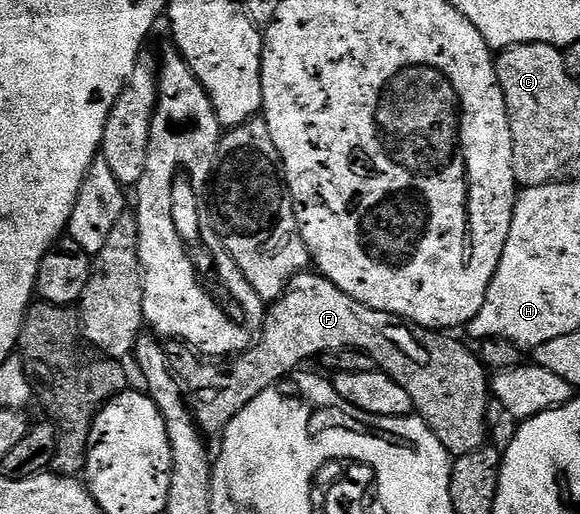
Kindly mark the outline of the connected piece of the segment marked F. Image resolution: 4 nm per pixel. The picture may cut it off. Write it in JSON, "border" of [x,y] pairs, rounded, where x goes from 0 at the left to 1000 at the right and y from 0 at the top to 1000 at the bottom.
{"border":[[[528,529],[509,535],[498,547],[498,558],[488,568],[484,582],[459,601],[457,625],[450,630],[450,648],[443,652],[443,663],[428,681],[407,691],[400,702],[388,708],[397,712],[362,708],[333,675],[303,661],[286,663],[283,677],[291,702],[291,720],[316,753],[317,765],[331,776],[333,815],[355,846],[379,846],[386,840],[398,825],[398,817],[405,817],[405,809],[412,809],[412,802],[419,802],[419,794],[426,794],[426,786],[433,786],[433,778],[440,778],[447,763],[460,763],[464,751],[476,751],[486,739],[497,737],[507,722],[519,716],[510,712],[522,710],[531,696],[540,696],[545,689],[559,693],[583,681],[617,681],[640,693],[650,718],[674,732],[681,747],[690,747],[700,759],[702,770],[709,770],[717,811],[728,813],[736,833],[743,833],[743,840],[757,848],[757,864],[764,864],[764,872],[776,887],[786,887],[819,879],[838,866],[836,819],[840,786],[847,772],[847,735],[817,683],[814,689],[798,667],[774,656],[781,654],[731,634],[714,634],[697,619],[683,619],[678,611],[633,599],[633,591],[605,584],[605,576],[591,568],[591,560],[578,560],[578,553],[571,553],[571,545],[564,545],[555,533]]]}

